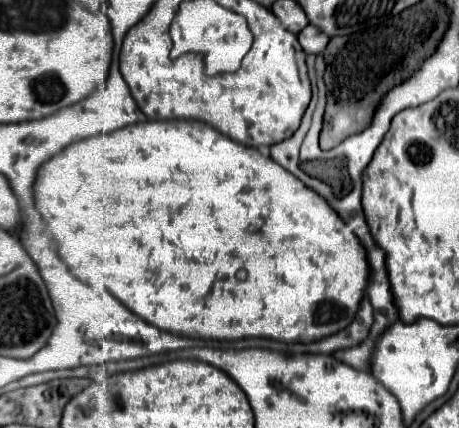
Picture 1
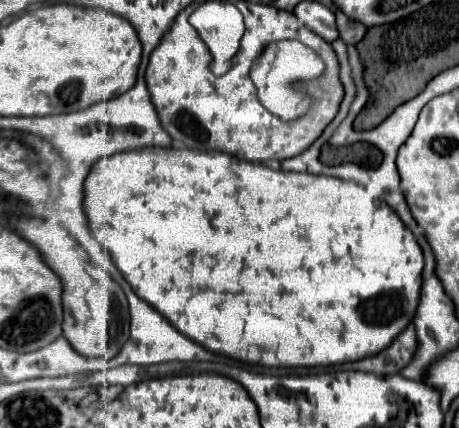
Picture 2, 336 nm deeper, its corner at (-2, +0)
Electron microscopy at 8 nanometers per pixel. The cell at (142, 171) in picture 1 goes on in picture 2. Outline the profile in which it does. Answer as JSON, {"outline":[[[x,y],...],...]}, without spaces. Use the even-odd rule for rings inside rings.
{"outline":[[[147,146],[125,150],[97,160],[83,184],[83,210],[89,220],[91,234],[111,252],[113,264],[131,284],[133,292],[165,316],[181,334],[201,344],[203,348],[261,366],[333,366],[355,362],[365,354],[375,354],[405,330],[413,320],[417,298],[421,292],[421,248],[413,234],[403,226],[399,216],[383,202],[375,200],[365,188],[355,182],[337,180],[331,176],[313,176],[299,172],[271,170],[265,164],[239,160],[225,152],[201,152],[193,148],[161,148]]]}

